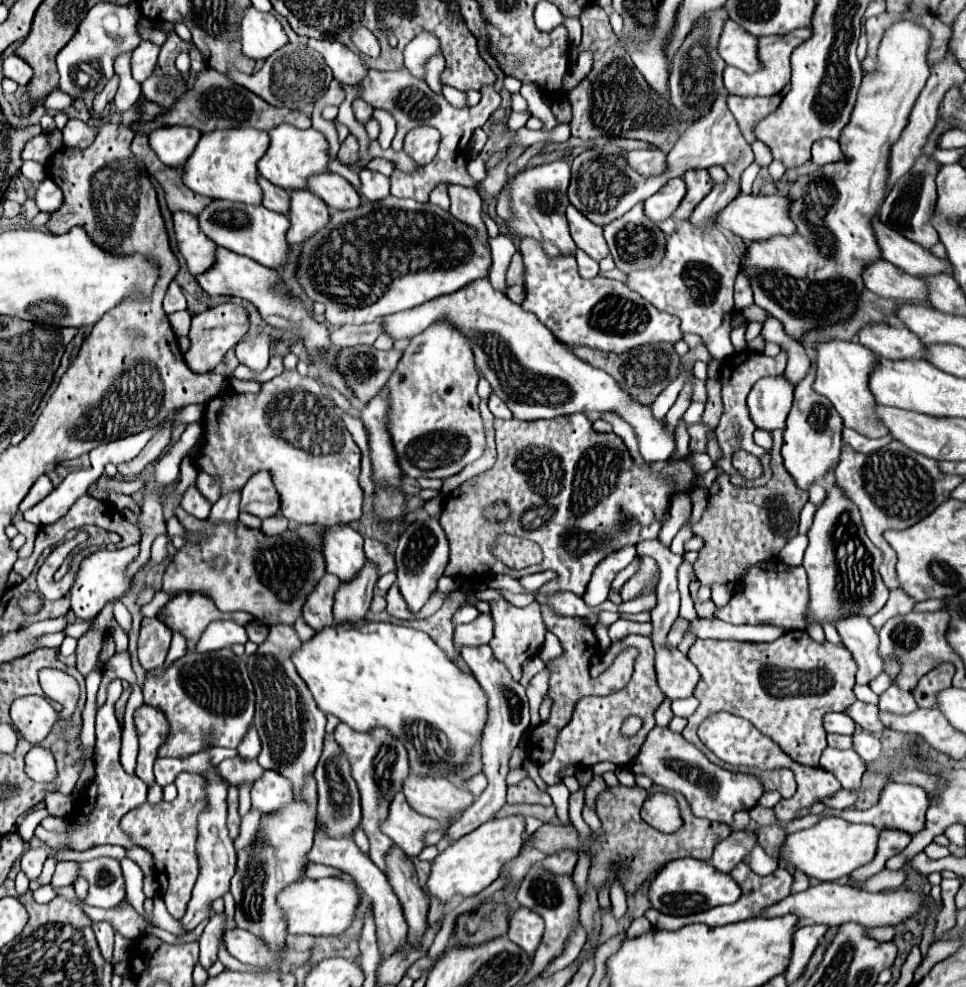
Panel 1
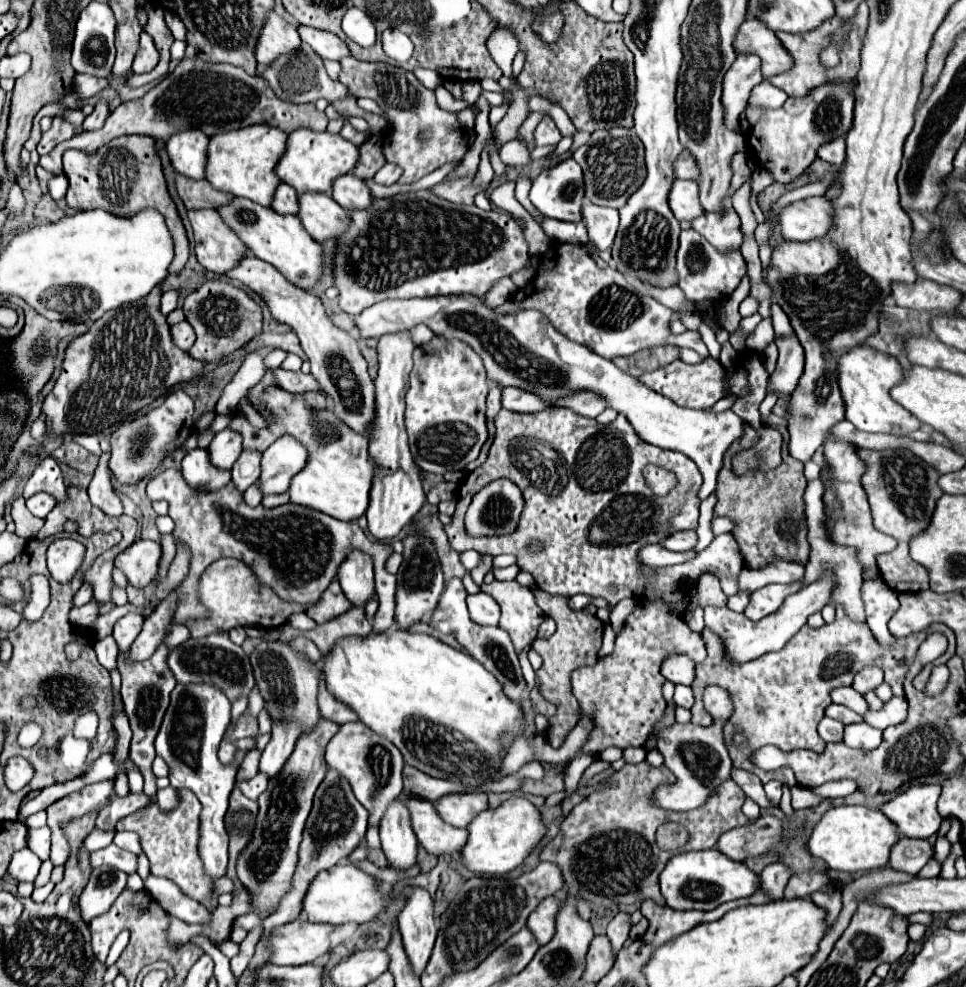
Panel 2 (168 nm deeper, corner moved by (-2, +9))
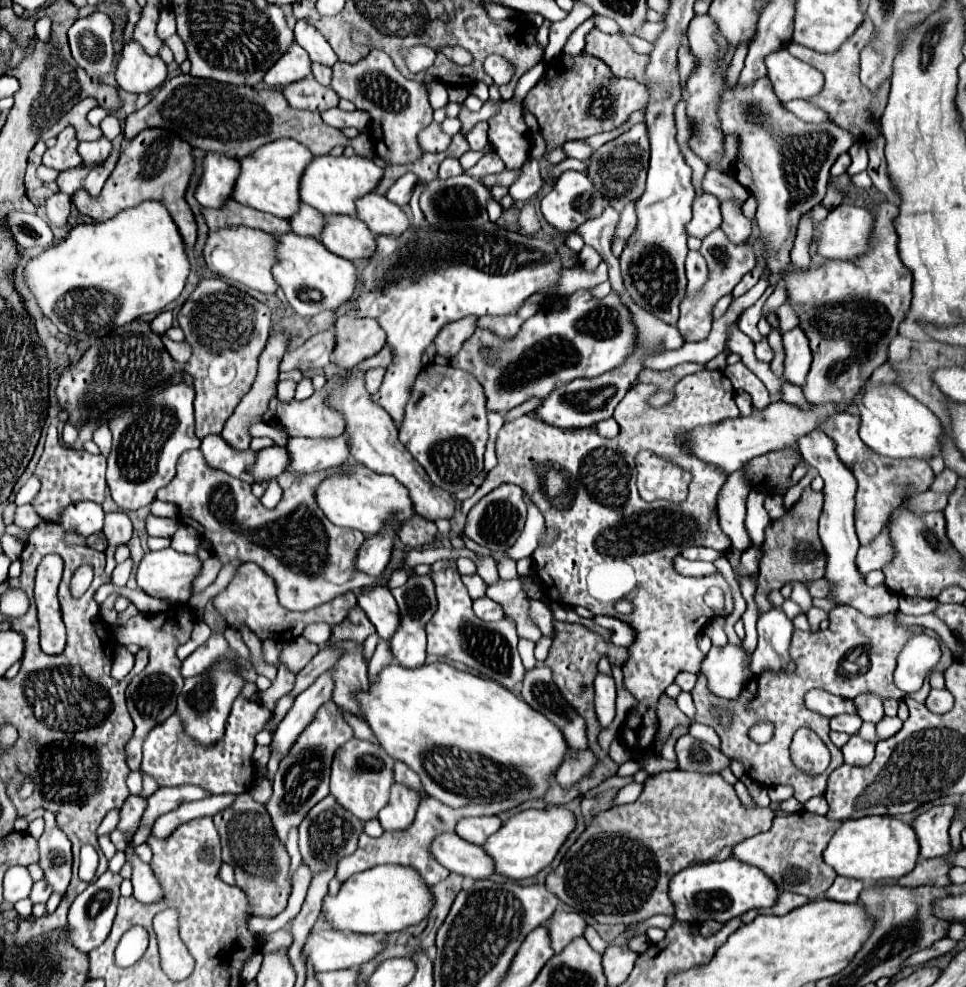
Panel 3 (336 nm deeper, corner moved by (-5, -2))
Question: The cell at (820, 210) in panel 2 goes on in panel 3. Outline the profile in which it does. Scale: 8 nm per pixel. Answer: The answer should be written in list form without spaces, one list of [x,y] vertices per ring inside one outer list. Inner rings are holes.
[[[837,205],[815,225],[815,253],[825,259],[855,259],[867,249],[873,227],[871,213],[855,205]]]

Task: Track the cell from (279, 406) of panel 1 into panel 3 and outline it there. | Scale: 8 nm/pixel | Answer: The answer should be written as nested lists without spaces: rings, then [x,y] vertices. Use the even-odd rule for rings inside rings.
[[[351,457],[343,465],[349,469],[327,475],[315,489],[317,505],[321,507],[321,511],[333,525],[357,529],[365,535],[375,535],[375,533],[379,533],[379,529],[385,525],[385,521],[389,517],[397,515],[397,519],[403,523],[405,519],[409,519],[415,513],[413,505],[409,501],[407,489],[401,483],[397,483],[393,477],[377,475],[371,469],[367,469],[365,465],[353,461]]]

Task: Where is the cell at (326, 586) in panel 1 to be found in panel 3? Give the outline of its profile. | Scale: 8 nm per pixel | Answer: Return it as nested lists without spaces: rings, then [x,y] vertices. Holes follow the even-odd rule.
[[[351,607],[345,621],[341,621],[339,625],[333,625],[333,633],[331,633],[331,641],[357,641],[363,643],[371,633],[375,633],[373,623],[367,619],[367,615],[359,609],[359,607]]]

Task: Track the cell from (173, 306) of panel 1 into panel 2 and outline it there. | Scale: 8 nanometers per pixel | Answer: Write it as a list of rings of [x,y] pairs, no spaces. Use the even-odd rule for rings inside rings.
[[[176,290],[164,292],[162,294],[162,300],[160,300],[160,312],[162,314],[170,314],[176,306],[178,306],[178,292]]]

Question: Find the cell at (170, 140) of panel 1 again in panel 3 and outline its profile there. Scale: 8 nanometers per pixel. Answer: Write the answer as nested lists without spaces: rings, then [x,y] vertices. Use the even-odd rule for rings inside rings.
[[[207,151],[201,167],[203,167],[203,173],[195,189],[195,199],[203,207],[223,205],[223,201],[231,197],[233,181],[237,179],[237,173],[239,173],[237,161],[215,151]]]

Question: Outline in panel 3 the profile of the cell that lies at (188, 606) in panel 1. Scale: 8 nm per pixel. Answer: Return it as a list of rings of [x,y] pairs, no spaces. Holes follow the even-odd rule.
[[[253,563],[239,565],[237,571],[235,571],[235,577],[227,585],[227,589],[223,589],[217,597],[213,597],[215,609],[225,617],[229,627],[235,627],[235,629],[247,627],[259,639],[277,639],[277,641],[291,641],[293,637],[301,635],[301,631],[311,623],[323,621],[323,623],[335,625],[335,623],[339,623],[339,621],[343,621],[347,617],[347,611],[355,603],[357,603],[355,593],[349,591],[349,593],[337,597],[335,601],[331,601],[329,605],[321,605],[321,607],[305,611],[305,613],[289,611],[289,609],[279,605],[273,581],[269,581],[269,577],[265,577],[265,571],[261,567],[257,567],[257,565],[253,565]]]

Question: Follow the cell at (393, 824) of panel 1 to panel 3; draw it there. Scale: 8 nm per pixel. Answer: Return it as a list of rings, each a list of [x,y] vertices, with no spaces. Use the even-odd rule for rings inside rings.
[[[455,833],[437,835],[431,843],[431,855],[445,869],[465,877],[483,879],[493,873],[493,863],[483,847],[467,843]]]

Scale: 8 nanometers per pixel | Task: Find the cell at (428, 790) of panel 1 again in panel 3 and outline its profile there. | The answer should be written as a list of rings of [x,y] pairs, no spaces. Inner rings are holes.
[[[491,815],[491,817],[463,817],[459,819],[455,833],[475,845],[483,845],[485,837],[495,833],[501,827],[501,819]]]

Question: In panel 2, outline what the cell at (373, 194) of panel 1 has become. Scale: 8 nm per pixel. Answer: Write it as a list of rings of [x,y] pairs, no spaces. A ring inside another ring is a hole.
[[[386,164],[382,170],[378,170],[378,172],[376,172],[374,180],[376,180],[378,184],[384,184],[384,186],[392,186],[392,184],[396,184],[396,182],[400,180],[400,176],[402,176],[402,168],[400,168],[400,166],[394,166],[394,164]]]

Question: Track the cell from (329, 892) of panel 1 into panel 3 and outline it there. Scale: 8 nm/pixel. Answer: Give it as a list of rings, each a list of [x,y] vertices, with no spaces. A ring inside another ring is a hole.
[[[377,865],[373,869],[355,873],[353,877],[349,877],[337,895],[327,895],[323,899],[323,911],[321,911],[321,919],[337,931],[353,931],[353,933],[365,933],[365,935],[387,935],[387,933],[395,933],[401,931],[409,925],[417,925],[433,907],[433,895],[429,891],[427,885],[423,885],[423,881],[417,877],[415,869],[403,869],[401,865]]]

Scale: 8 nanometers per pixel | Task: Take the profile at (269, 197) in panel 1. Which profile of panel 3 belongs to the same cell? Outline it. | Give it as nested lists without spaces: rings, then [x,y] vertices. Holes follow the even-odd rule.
[[[299,203],[299,211],[289,219],[291,231],[309,237],[319,237],[323,223],[325,223],[325,215],[305,203]]]

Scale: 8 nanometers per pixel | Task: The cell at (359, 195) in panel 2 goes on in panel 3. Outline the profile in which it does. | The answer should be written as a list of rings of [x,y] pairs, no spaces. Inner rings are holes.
[[[367,193],[357,199],[357,217],[373,235],[397,235],[409,227],[409,219],[403,209],[377,193]]]

